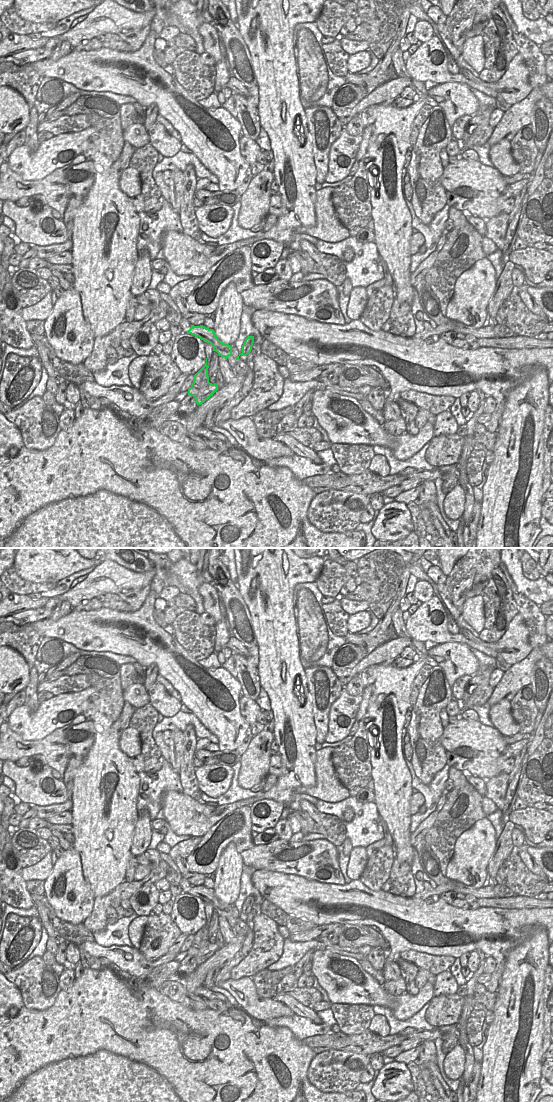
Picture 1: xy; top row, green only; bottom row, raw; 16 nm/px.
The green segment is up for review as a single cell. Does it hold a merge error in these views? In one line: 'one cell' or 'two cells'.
two cells

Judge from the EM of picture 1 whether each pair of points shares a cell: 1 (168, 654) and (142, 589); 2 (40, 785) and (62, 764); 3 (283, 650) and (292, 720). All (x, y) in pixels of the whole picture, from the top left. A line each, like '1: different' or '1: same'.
1: different
2: different
3: same

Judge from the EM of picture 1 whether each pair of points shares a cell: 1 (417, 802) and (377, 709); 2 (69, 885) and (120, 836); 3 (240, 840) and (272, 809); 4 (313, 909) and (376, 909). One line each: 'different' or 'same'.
1: different
2: different
3: different
4: same

